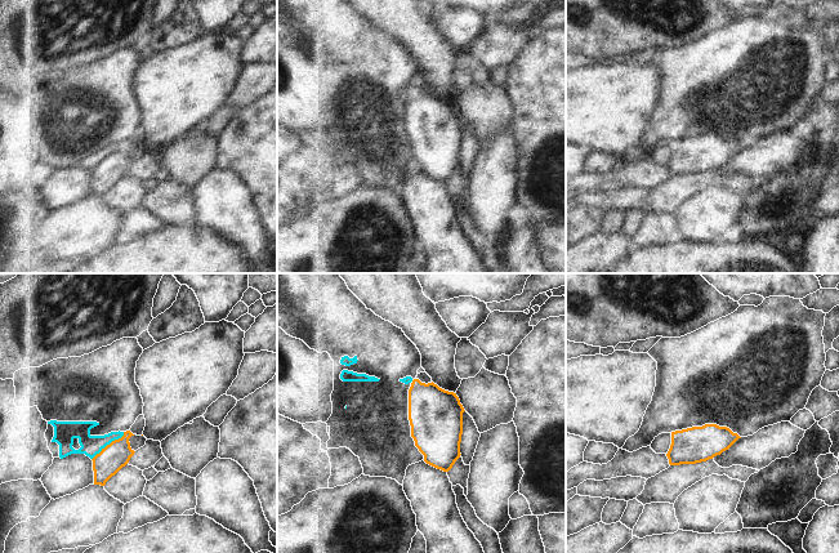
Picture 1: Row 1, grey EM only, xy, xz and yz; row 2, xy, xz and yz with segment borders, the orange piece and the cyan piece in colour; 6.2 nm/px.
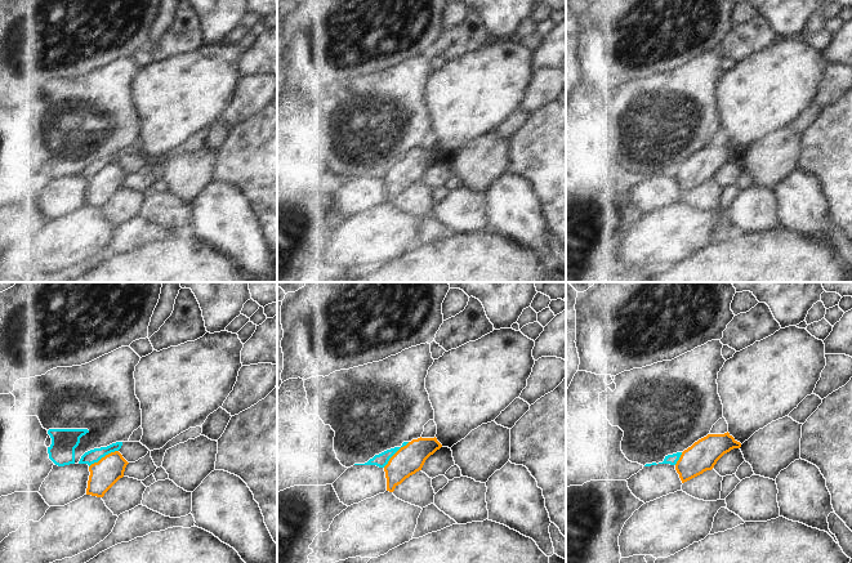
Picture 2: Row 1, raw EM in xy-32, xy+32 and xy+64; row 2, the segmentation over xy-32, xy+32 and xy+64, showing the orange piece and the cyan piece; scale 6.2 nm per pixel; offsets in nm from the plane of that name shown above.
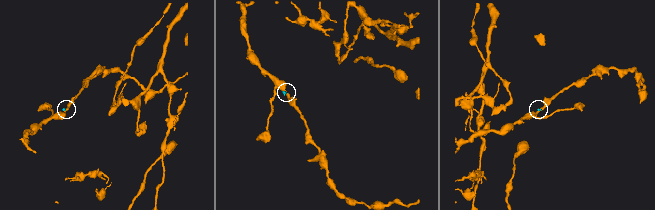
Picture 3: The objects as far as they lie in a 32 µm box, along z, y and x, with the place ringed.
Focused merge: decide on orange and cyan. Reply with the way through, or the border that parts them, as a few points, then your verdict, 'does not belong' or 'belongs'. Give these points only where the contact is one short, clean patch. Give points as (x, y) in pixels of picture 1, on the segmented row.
border along xy (124, 432), (92, 459); does not belong

